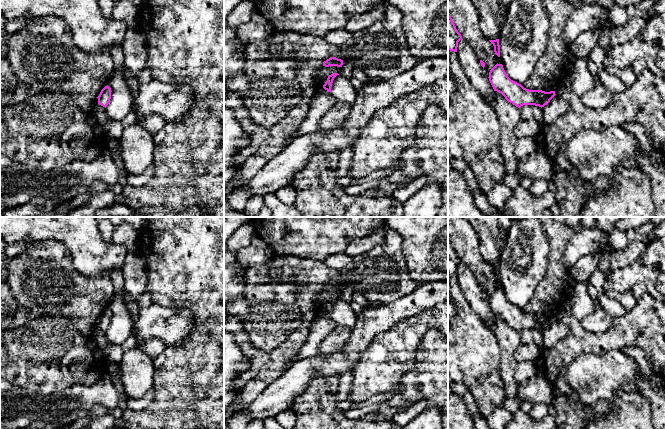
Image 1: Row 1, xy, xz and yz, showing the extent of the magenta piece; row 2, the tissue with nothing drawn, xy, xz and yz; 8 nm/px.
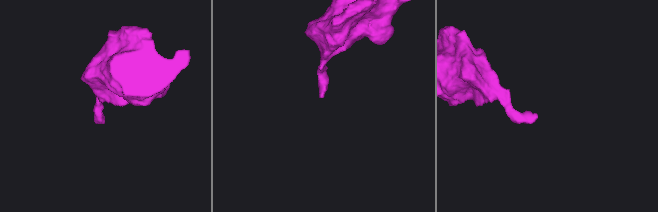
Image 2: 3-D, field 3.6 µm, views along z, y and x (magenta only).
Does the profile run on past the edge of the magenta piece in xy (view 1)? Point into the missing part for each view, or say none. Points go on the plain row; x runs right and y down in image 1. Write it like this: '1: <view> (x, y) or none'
1: none

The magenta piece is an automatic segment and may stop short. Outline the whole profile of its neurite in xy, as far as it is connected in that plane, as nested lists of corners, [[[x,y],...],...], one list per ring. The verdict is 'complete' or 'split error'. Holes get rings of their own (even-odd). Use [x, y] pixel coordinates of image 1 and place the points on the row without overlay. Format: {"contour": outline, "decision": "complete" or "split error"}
{"contour": [[[108,309],[105,310],[98,320],[98,328],[106,332],[111,323],[111,316],[111,312]]], "decision": "complete"}

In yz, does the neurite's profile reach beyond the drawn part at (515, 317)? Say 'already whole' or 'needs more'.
already whole

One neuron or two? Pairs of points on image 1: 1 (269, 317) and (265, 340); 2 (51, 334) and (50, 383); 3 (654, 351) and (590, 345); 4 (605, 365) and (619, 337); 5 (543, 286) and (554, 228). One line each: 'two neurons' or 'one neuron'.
1: one neuron
2: one neuron
3: one neuron
4: two neurons
5: one neuron

